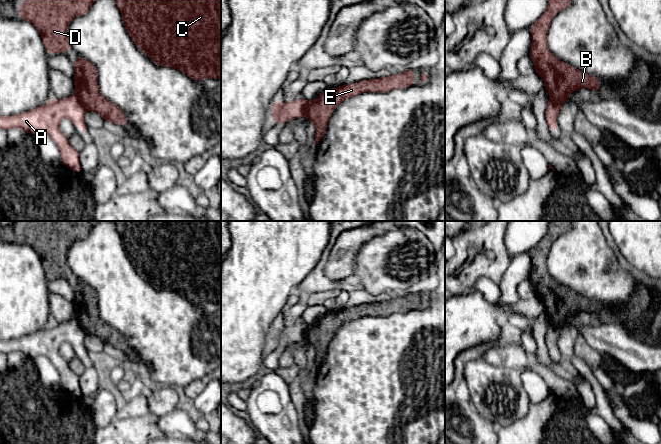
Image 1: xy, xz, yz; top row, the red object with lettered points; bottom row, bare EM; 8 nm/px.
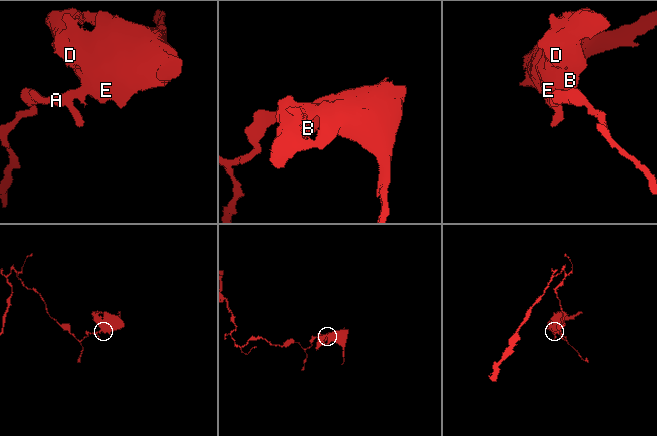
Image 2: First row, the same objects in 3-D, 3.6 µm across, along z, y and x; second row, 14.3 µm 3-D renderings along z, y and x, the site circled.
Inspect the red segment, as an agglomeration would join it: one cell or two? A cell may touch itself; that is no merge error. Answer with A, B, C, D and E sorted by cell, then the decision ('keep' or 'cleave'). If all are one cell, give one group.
A / B C D E; cleave

